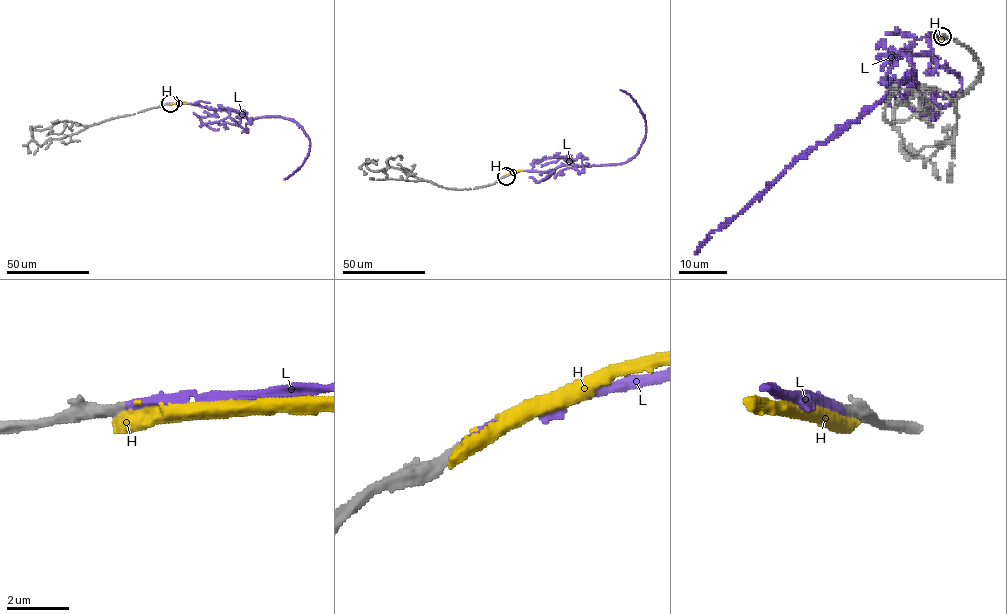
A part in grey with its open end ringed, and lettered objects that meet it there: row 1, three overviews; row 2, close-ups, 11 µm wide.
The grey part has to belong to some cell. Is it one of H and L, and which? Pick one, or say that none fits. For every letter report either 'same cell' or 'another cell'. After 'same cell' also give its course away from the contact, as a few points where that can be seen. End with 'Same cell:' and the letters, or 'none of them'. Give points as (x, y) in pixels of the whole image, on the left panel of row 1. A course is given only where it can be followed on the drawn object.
H: another cell
L: same cell | via (170, 103), (295, 121), (308, 137), (309, 151), (284, 179)
Same cell: L

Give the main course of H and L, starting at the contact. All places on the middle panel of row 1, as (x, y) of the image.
H: (505, 176), (523, 170)
L: (506, 175), (545, 172), (562, 165), (618, 164), (631, 159), (644, 137), (645, 120), (636, 101), (620, 89)

